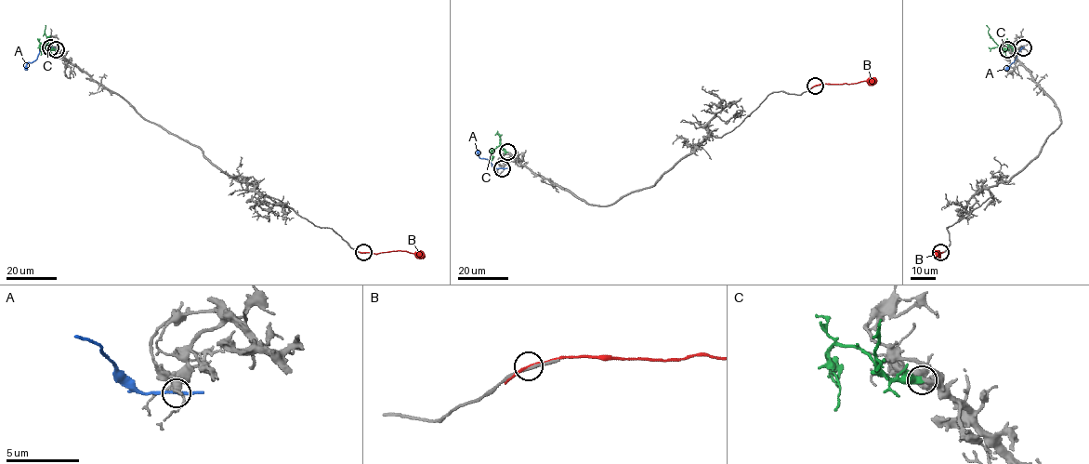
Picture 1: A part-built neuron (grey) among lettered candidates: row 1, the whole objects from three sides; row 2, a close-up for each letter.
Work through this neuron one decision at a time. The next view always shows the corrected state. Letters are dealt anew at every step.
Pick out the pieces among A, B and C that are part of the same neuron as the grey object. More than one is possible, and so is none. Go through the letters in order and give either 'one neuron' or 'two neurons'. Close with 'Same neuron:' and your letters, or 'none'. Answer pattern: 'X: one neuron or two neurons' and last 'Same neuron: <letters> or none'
A: two neurons
B: two neurons
C: one neuron
Same neuron: C

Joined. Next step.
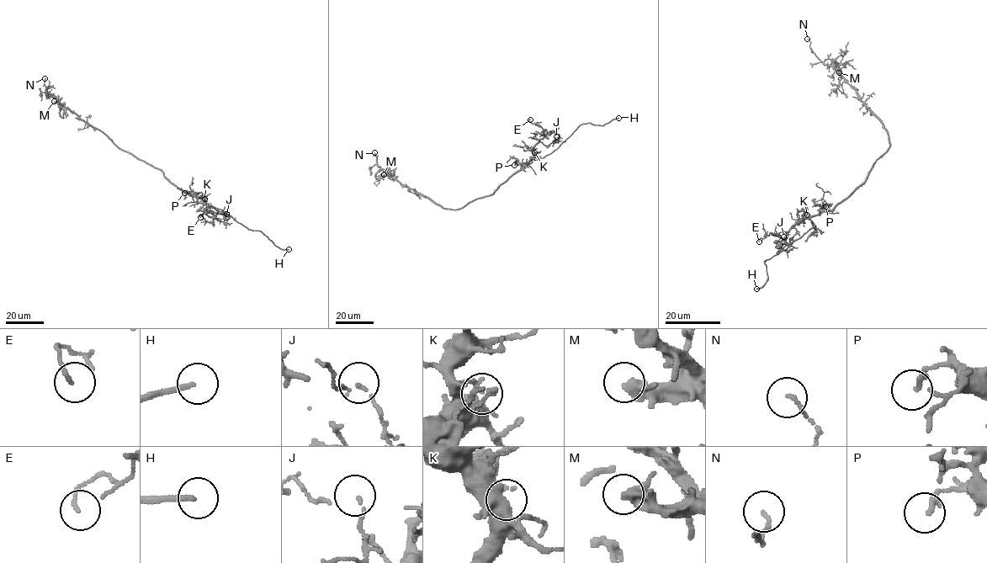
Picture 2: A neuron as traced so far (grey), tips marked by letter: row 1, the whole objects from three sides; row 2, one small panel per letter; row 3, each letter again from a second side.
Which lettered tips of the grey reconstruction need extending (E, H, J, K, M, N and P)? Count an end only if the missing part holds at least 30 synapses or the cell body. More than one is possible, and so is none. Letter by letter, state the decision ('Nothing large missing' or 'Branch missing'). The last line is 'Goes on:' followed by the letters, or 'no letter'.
E: Nothing large missing
H: Branch missing
J: Nothing large missing
K: Nothing large missing
M: Branch missing
N: Nothing large missing
P: Nothing large missing
Goes on: H, M

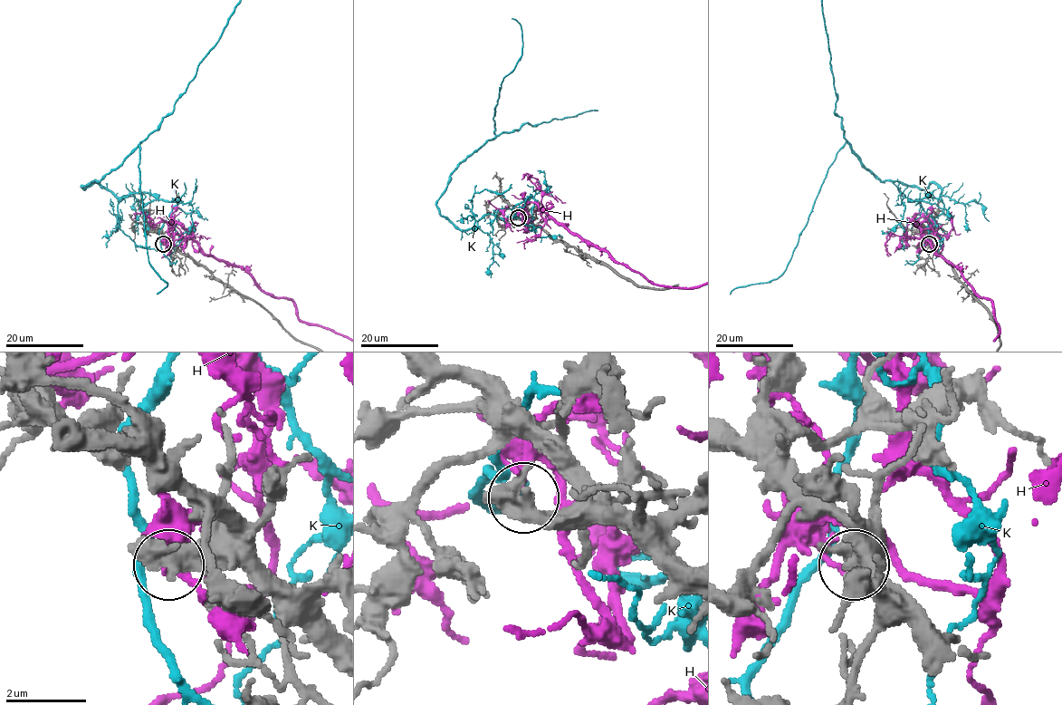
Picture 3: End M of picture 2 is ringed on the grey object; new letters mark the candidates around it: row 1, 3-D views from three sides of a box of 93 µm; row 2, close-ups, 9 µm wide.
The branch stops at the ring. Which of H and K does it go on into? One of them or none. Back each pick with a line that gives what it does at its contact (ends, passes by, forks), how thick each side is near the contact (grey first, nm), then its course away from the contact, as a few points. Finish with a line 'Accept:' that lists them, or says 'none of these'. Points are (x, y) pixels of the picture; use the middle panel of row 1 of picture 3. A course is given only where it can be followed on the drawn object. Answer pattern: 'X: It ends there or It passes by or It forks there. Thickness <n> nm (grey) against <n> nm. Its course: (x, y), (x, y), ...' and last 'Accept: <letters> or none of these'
Accept: none of these

